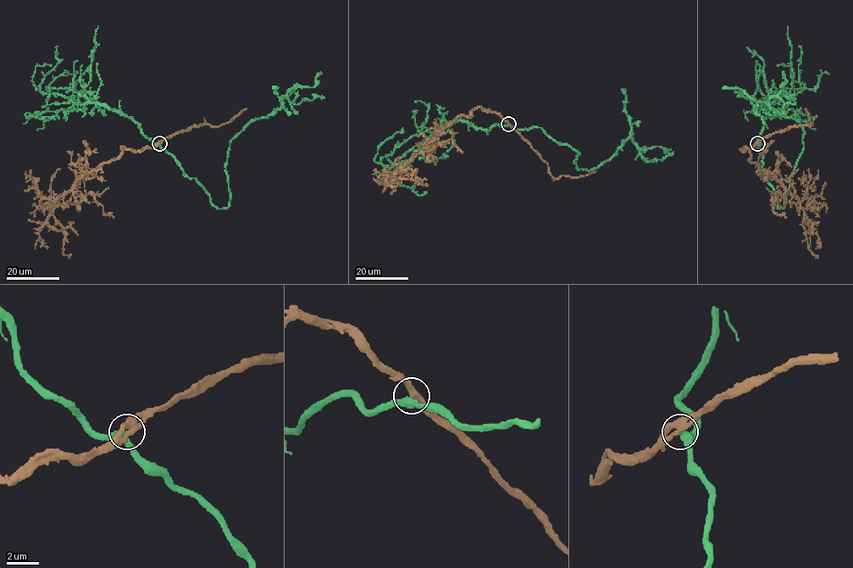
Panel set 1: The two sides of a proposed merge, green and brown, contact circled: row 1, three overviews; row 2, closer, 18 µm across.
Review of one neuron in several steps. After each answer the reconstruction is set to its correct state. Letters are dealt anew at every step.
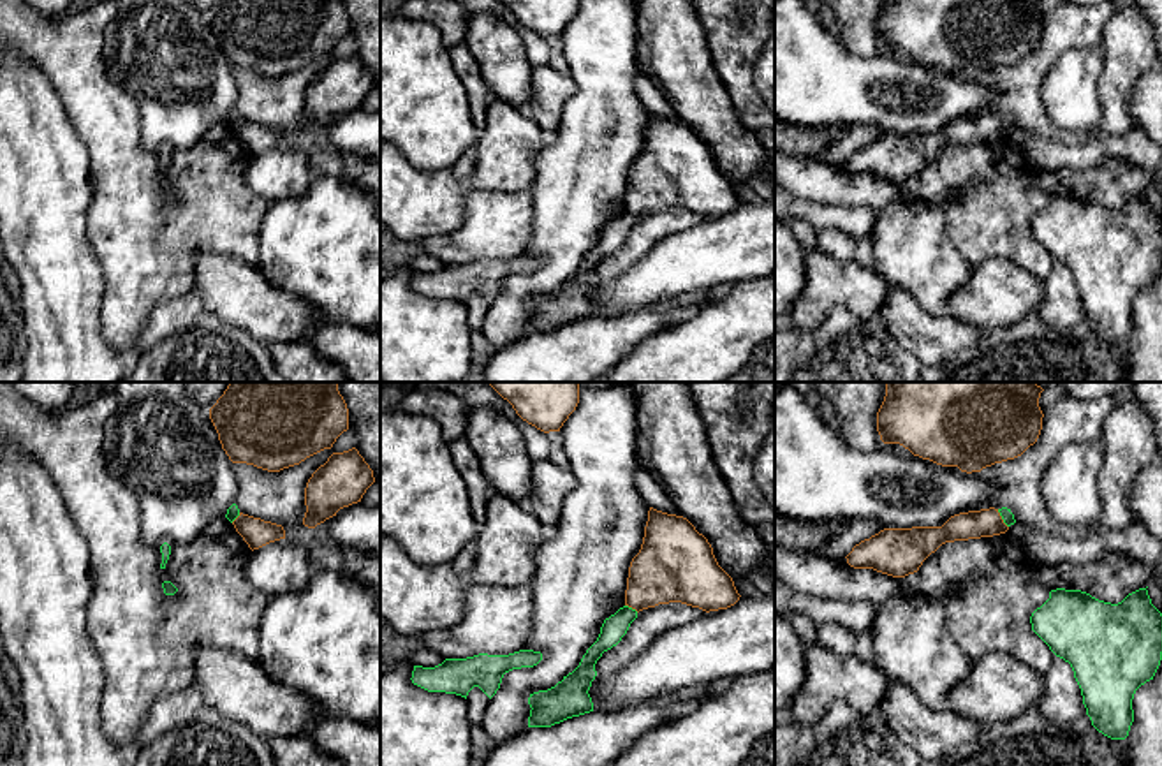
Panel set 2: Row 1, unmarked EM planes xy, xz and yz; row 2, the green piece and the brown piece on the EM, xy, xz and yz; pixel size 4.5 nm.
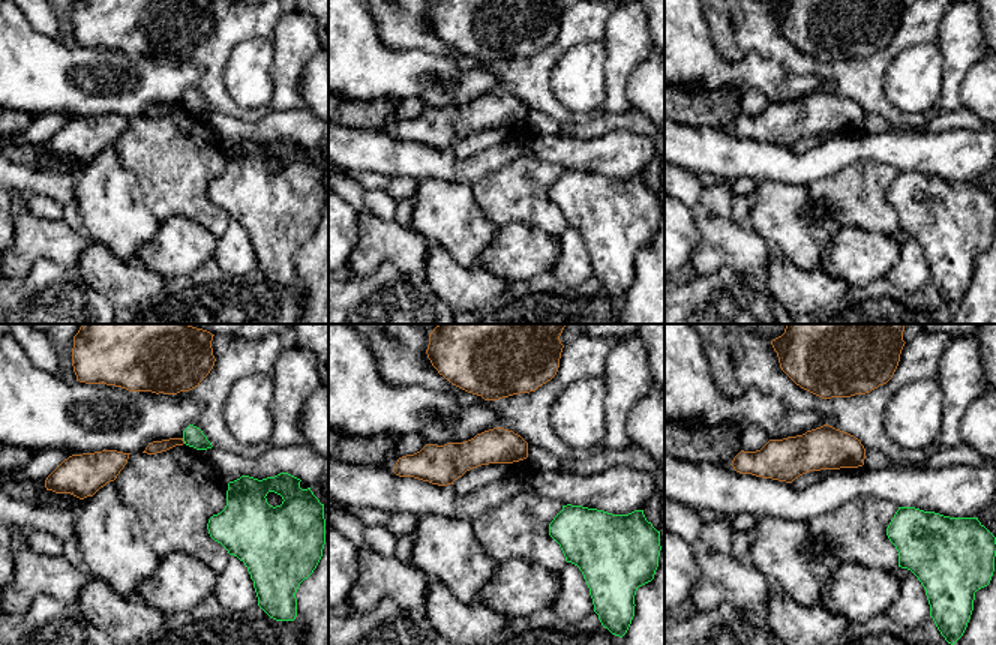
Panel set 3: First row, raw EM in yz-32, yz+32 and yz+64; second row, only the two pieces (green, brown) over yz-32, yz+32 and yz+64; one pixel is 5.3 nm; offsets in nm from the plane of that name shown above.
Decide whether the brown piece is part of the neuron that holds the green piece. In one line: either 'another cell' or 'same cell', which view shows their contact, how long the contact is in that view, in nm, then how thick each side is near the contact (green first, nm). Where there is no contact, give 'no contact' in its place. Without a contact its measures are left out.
another cell | yz | 100 nm | 60/130 nm

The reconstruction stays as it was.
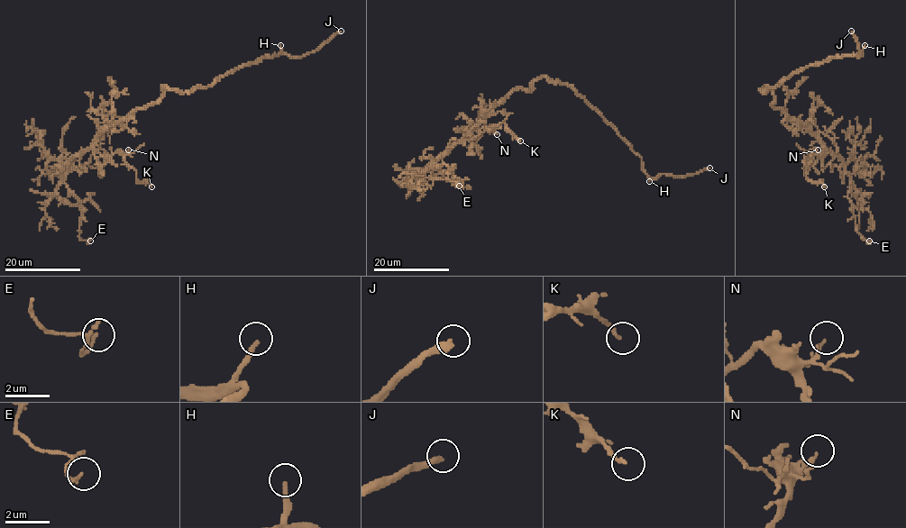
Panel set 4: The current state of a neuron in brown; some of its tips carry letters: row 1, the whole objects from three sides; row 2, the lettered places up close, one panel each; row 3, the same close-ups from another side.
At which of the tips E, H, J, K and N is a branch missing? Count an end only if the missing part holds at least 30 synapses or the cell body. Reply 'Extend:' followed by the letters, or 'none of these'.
Extend: H, J

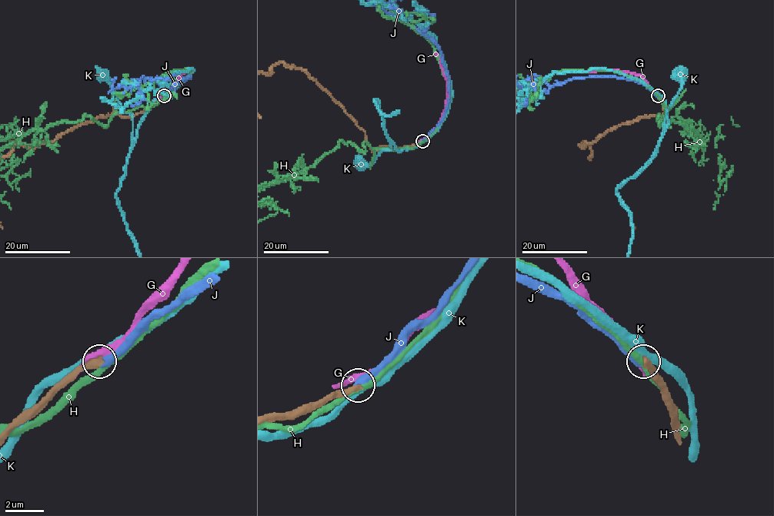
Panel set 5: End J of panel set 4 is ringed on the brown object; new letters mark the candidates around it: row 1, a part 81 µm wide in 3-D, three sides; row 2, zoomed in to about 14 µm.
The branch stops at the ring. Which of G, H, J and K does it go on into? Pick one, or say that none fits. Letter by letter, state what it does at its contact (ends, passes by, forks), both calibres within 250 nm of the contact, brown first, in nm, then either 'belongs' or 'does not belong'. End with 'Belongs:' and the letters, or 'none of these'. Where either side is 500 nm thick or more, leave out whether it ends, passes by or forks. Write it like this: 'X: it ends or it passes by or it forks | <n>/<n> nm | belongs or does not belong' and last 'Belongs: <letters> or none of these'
G: it ends | 400/380 nm | does not belong
H: it passes by | 360/280 nm | does not belong
J: it ends | 360/480 nm | belongs
K: it passes by | 380/360 nm | does not belong
Belongs: J

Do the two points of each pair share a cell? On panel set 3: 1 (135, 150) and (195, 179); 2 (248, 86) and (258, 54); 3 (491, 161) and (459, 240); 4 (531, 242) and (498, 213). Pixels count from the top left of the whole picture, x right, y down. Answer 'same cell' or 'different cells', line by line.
1: same cell
2: same cell
3: different cells
4: different cells

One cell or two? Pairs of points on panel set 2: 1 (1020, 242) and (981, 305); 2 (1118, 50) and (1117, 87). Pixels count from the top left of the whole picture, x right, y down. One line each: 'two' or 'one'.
1: two
2: one

